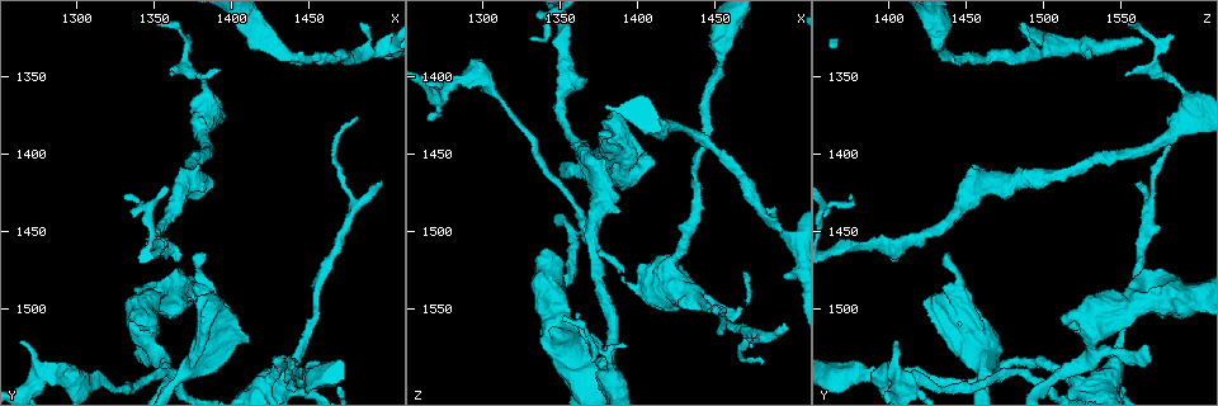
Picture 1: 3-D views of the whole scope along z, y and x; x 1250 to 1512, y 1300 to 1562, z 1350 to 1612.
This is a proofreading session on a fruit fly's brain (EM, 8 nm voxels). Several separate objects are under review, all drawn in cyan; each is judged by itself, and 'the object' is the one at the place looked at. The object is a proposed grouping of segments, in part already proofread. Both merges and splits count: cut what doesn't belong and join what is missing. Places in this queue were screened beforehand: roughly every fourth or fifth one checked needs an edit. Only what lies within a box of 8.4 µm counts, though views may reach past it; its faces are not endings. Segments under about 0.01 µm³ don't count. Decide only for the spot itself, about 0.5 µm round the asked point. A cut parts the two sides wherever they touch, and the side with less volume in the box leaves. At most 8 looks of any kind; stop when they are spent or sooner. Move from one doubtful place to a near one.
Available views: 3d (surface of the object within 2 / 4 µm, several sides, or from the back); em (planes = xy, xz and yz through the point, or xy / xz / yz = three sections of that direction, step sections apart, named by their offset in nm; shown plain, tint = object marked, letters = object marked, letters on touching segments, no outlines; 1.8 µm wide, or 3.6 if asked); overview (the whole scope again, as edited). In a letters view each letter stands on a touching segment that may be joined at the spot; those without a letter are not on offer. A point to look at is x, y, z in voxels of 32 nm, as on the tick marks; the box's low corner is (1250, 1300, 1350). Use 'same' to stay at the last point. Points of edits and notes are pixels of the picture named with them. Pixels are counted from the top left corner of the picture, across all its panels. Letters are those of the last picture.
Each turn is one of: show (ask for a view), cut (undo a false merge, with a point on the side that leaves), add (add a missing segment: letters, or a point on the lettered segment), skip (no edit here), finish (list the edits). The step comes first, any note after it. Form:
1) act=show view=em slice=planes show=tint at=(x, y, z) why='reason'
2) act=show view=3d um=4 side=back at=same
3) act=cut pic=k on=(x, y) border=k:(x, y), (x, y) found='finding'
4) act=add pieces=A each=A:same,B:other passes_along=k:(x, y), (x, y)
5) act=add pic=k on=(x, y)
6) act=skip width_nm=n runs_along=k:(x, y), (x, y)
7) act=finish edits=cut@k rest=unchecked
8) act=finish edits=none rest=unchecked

act=show view=em um=3.6 slice=xz step=4 show=letters at=(1358, 1548, 1502) why='sharp bend'

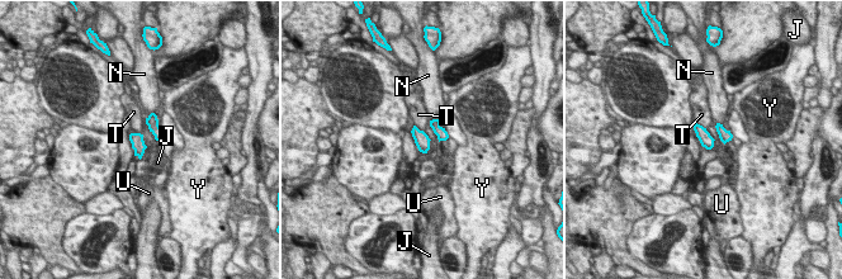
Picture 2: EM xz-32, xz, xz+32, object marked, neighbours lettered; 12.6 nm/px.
act=skip each=J:other,N:other,T:other,U:other,Y:other border=2:(142, 133), (129, 135) found='one cell here'

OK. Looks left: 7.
act=show view=em um=3.6 slice=planes show=plain at=(1424, 1548, 1516) why='sudden change in width'

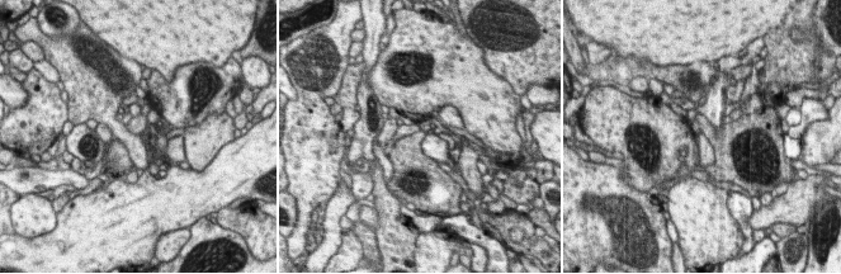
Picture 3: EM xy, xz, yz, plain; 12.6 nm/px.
act=show view=em um=3.6 slice=planes show=tint at=same

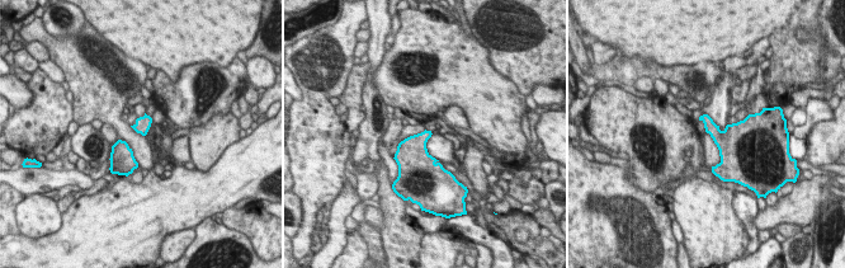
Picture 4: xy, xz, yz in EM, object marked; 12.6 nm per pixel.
act=show view=em um=3.6 slice=planes show=letters at=same

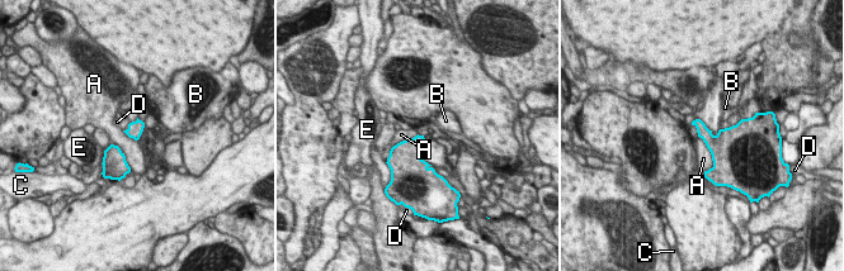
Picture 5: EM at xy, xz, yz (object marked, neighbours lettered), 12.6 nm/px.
act=skip longest_contact=A:460nm each=A:other,B:other,C:other,D:other,E:other found='one cell here'

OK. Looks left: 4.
act=show view=em slice=planes show=letters at=(1384, 1518, 1436) why='branch stops here'

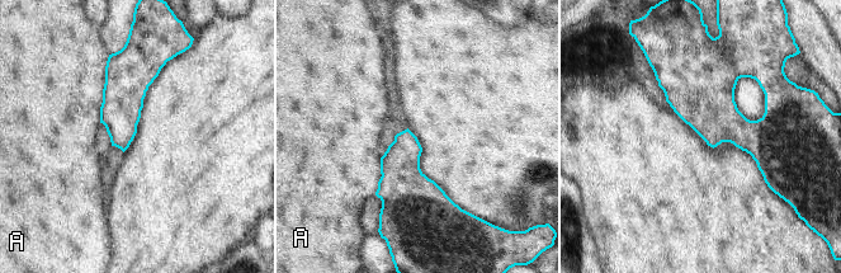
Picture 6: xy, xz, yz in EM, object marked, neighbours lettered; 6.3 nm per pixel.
act=skip each=A:other found='no lettered segment goes on from it'

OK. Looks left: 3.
act=finish edits=none rest=unchecked

